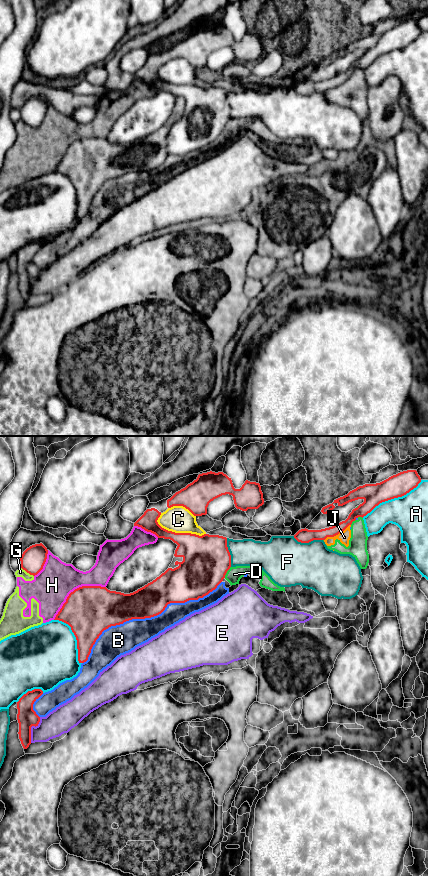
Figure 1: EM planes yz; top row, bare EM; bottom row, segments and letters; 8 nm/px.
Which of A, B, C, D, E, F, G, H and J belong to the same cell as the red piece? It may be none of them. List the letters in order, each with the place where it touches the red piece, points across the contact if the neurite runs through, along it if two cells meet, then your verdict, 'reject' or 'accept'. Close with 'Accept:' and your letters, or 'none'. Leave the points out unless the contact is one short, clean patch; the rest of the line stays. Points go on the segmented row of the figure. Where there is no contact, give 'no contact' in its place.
A: yz (392, 498) | reject
B: yz (146, 617) | reject
C: yz (180, 533) | reject
D: yz (226, 572) | reject
E: yz (30, 728) | reject
F: yz (308, 542) | reject
G: yz (27, 572) | reject
H: yz (75, 589) | reject
J: yz (337, 534) | along yz (350, 524), (337, 534), (328, 536), (324, 540) | reject
Accept: none

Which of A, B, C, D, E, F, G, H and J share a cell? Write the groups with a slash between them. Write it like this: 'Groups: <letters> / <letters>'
Groups: A / B D J / C / E / F / G H

